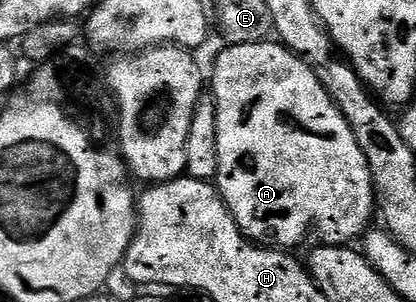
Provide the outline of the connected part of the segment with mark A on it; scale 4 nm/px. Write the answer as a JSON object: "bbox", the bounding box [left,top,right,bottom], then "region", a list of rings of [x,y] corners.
{"bbox":[210,39,378,251],"region":[[[267,39],[254,43],[229,45],[222,48],[212,65],[210,73],[210,93],[216,99],[216,118],[218,119],[218,171],[216,172],[215,186],[220,190],[220,198],[232,212],[236,226],[248,239],[265,237],[267,244],[279,247],[284,251],[292,251],[295,245],[300,245],[313,233],[320,245],[347,246],[355,239],[363,238],[373,224],[372,216],[378,213],[376,203],[376,188],[372,182],[372,172],[366,163],[366,155],[362,155],[362,147],[358,147],[358,139],[354,139],[354,131],[350,131],[350,123],[342,115],[342,111],[332,102],[326,87],[318,79],[315,69],[307,65],[304,60],[286,45],[275,40]]]}

